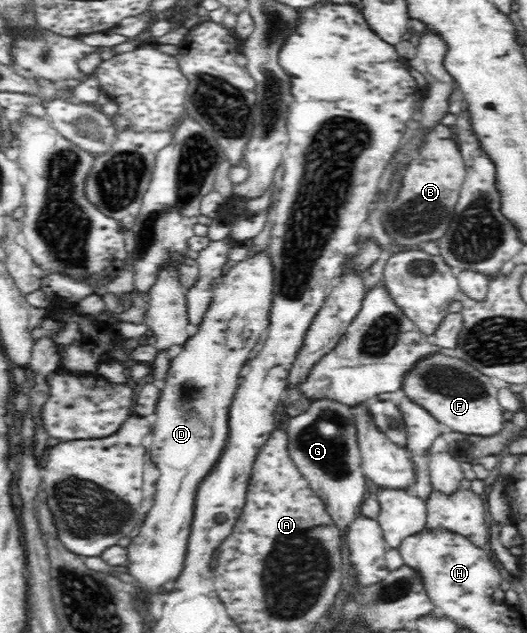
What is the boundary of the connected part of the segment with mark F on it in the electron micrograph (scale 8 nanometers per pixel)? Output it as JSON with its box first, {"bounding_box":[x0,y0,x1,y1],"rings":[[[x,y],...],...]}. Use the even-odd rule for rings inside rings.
{"bounding_box":[403,351,505,437],"rings":[[[449,351],[438,352],[432,358],[417,363],[416,367],[408,372],[403,389],[407,397],[419,403],[435,420],[446,424],[453,432],[477,434],[482,437],[490,437],[503,432],[503,422],[505,422],[503,407],[498,401],[498,390],[491,384],[490,376],[483,376],[482,372],[475,370],[471,364],[465,364],[463,360],[455,358]]]}

